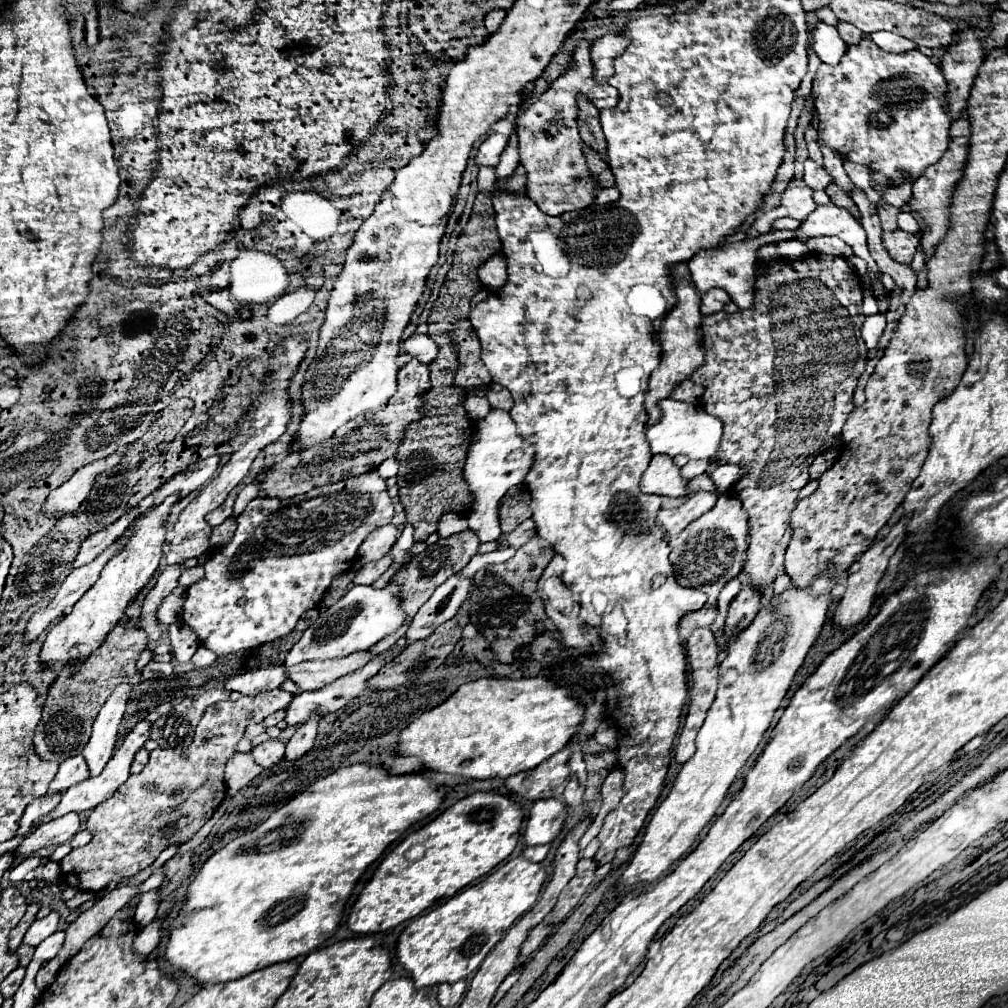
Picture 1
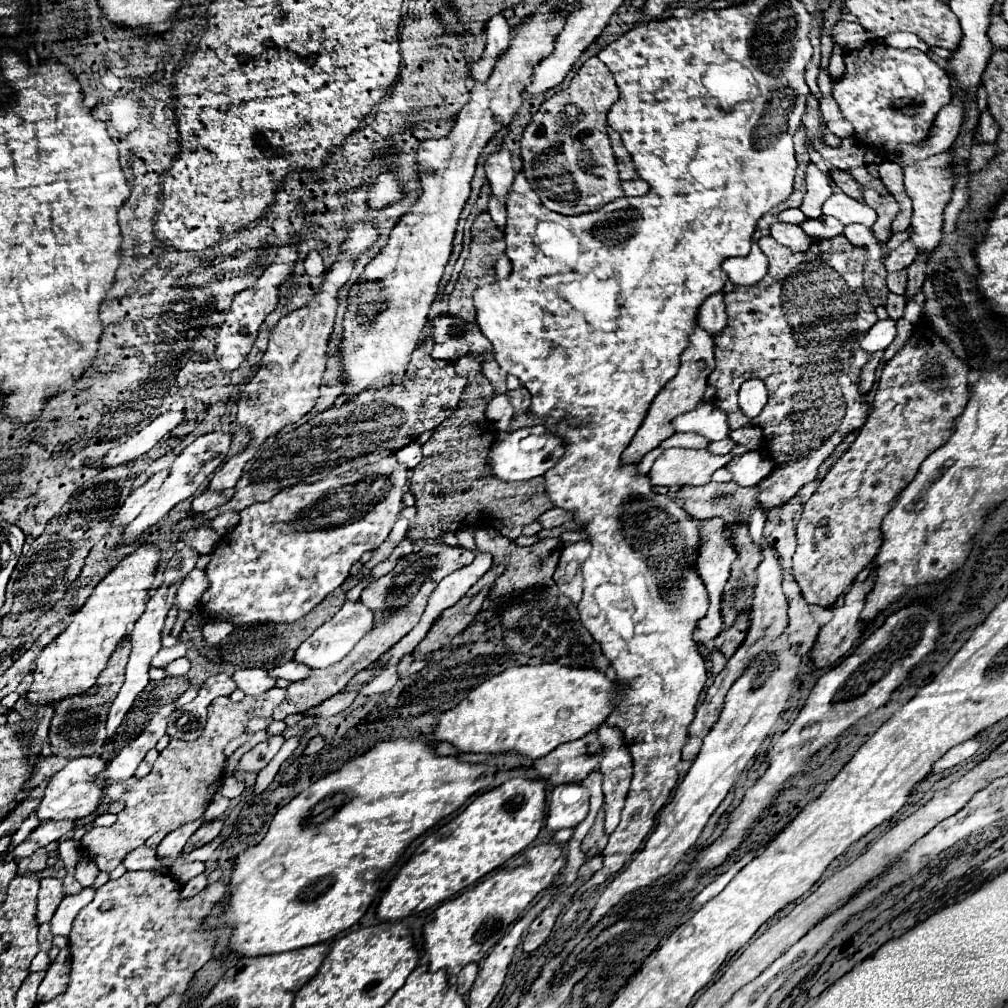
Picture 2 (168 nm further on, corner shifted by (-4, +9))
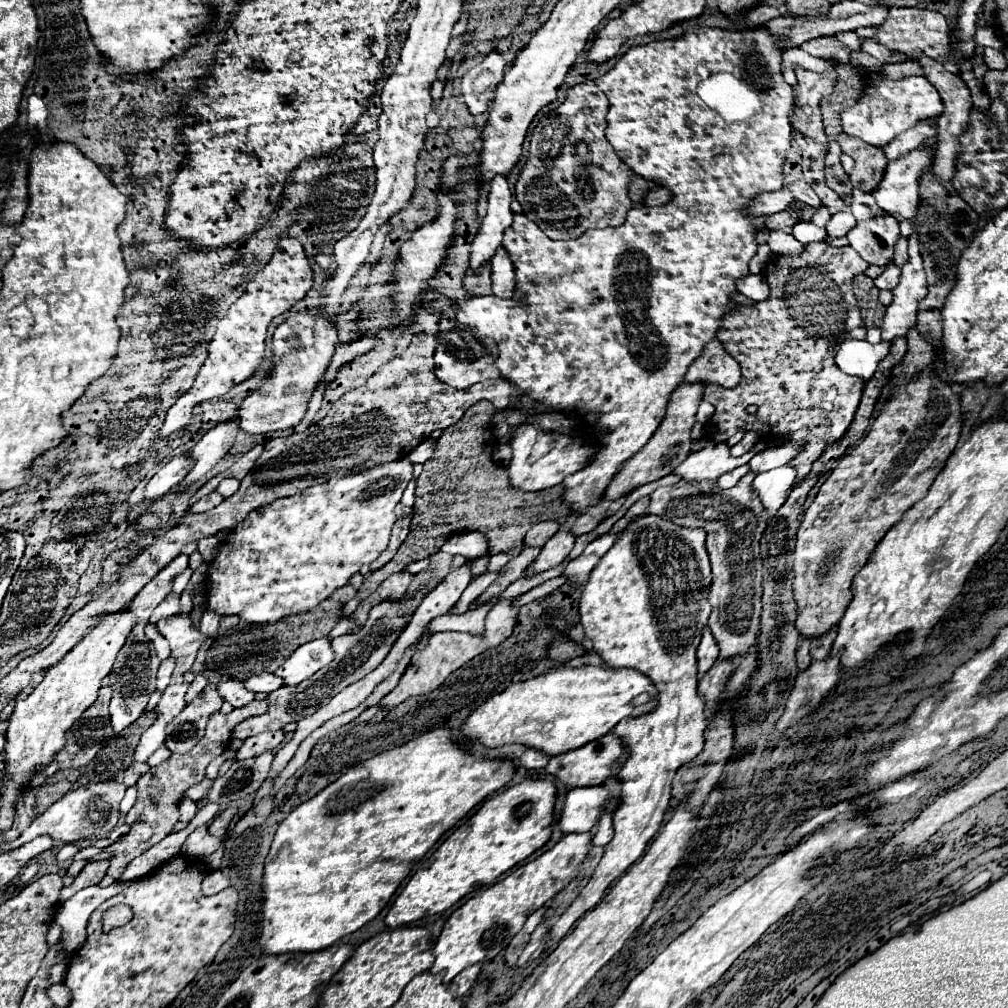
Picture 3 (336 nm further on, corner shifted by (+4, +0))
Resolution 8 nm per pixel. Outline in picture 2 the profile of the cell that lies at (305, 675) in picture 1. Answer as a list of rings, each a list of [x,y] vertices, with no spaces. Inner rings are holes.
[[[287,662],[287,664],[281,664],[273,670],[269,670],[269,676],[273,678],[283,678],[287,682],[297,682],[301,678],[305,678],[309,674],[311,668],[305,668],[305,664],[297,664],[297,662]]]

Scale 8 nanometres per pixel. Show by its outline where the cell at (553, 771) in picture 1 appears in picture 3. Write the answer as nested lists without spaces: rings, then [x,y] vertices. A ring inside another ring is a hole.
[[[605,735],[597,741],[591,741],[589,745],[581,749],[573,749],[569,753],[561,753],[561,757],[551,757],[547,767],[543,769],[545,775],[555,777],[555,781],[567,785],[567,787],[585,787],[585,785],[601,785],[605,779],[615,777],[621,769],[621,761],[625,763],[627,751],[623,749],[621,741],[615,735]]]

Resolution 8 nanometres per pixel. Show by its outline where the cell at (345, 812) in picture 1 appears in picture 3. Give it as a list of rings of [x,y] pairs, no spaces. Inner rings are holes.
[[[431,729],[431,731],[425,731],[423,735],[415,737],[413,741],[407,741],[399,747],[383,751],[383,753],[351,767],[345,775],[341,775],[337,781],[327,785],[315,797],[311,797],[309,801],[295,807],[279,823],[279,827],[275,831],[275,839],[269,849],[269,855],[265,859],[265,867],[263,867],[263,877],[261,877],[263,905],[261,905],[261,935],[259,935],[259,947],[263,949],[263,953],[277,955],[277,953],[295,953],[295,951],[309,953],[309,951],[327,949],[333,943],[337,943],[341,937],[351,935],[353,931],[363,927],[367,921],[377,917],[377,913],[389,903],[389,899],[395,893],[395,889],[399,887],[399,883],[409,875],[413,865],[437,843],[437,839],[445,831],[455,827],[477,803],[481,803],[483,799],[487,799],[489,795],[499,791],[503,785],[507,785],[507,781],[511,781],[511,777],[513,777],[513,771],[515,771],[515,765],[511,761],[507,761],[507,759],[473,759],[469,753],[459,749],[457,743],[453,743],[447,729]]]

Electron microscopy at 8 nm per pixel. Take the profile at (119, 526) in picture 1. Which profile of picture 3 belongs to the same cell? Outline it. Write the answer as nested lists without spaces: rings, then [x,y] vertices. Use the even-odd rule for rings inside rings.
[[[187,455],[173,457],[169,463],[165,463],[145,485],[145,509],[149,509],[161,495],[165,495],[173,485],[177,485],[187,471]]]

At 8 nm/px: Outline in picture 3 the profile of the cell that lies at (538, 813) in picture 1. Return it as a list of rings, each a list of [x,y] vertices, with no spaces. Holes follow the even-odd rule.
[[[601,785],[597,787],[575,787],[571,791],[567,791],[565,795],[565,803],[561,809],[561,817],[559,817],[559,829],[563,833],[583,833],[583,831],[591,831],[593,825],[599,821],[599,815],[609,809],[609,807],[617,807],[617,799],[613,799]]]

